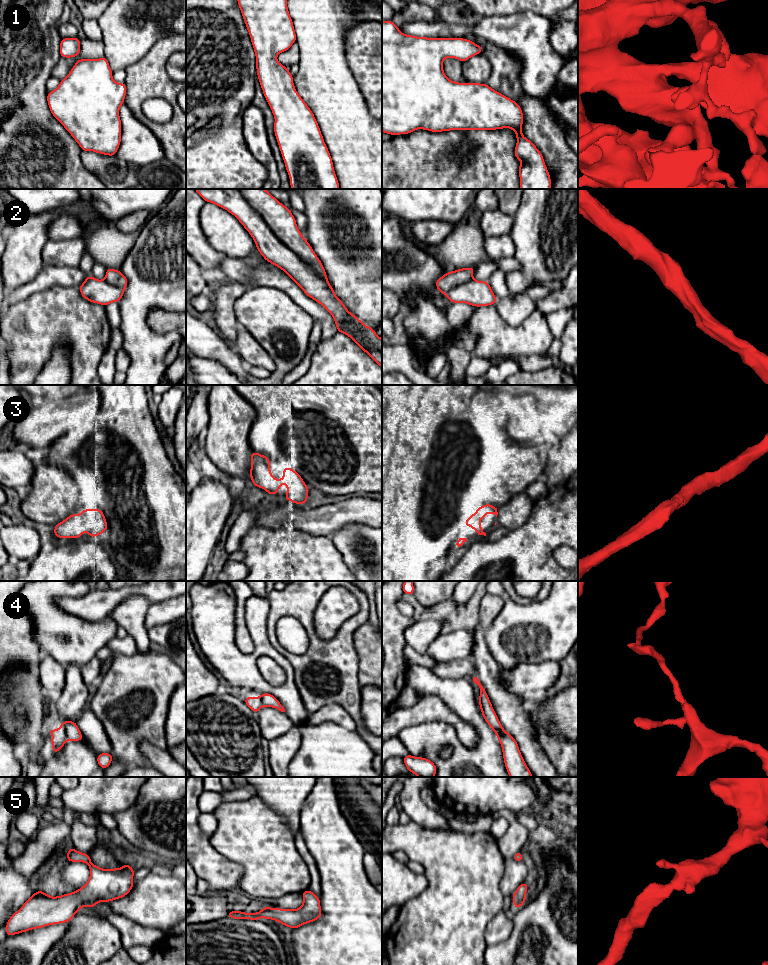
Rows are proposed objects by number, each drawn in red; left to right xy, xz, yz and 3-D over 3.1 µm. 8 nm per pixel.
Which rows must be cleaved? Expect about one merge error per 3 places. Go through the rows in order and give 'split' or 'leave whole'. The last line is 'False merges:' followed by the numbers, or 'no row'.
1: leave whole
2: split
3: leave whole
4: split
5: leave whole
False merges: 2, 4

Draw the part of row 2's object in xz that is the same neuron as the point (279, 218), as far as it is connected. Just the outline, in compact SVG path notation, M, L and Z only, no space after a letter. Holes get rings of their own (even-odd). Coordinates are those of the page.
M239 190L252 208L263 218L276 237L310 265L320 278L329 283L320 259L299 231L296 219L292 215L290 208L285 207L268 190Z

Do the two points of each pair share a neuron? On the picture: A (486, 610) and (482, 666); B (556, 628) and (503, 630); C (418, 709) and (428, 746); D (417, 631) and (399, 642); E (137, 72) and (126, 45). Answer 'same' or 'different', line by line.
A: different
B: same
C: different
D: different
E: different

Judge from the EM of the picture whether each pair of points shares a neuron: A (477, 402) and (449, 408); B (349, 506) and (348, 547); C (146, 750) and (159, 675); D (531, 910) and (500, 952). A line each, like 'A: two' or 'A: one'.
A: two
B: two
C: two
D: one

